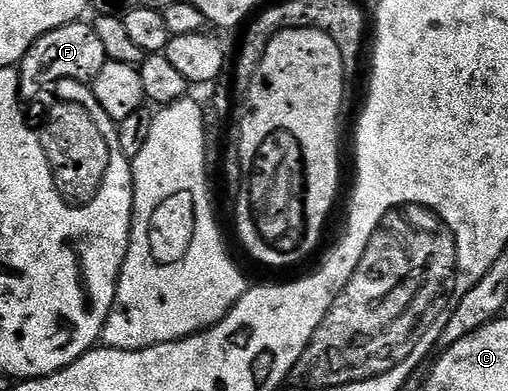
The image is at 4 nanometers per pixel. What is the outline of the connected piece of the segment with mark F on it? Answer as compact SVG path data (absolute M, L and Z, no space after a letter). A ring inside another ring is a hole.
M78 19L58 26L39 36L34 42L34 46L30 46L28 53L20 59L18 71L21 101L28 102L28 100L34 99L43 88L48 88L51 84L58 83L59 80L90 82L94 78L98 78L102 66L106 66L108 60L102 41L98 38L98 34L94 34L91 23Z

